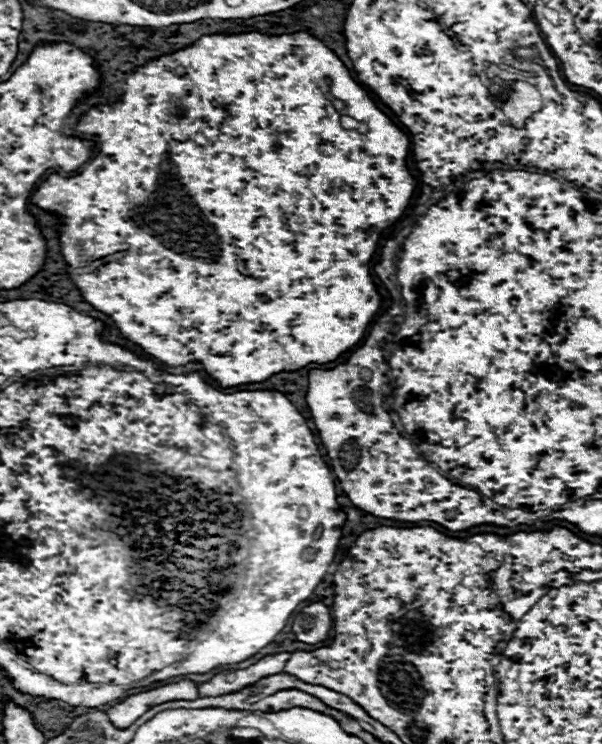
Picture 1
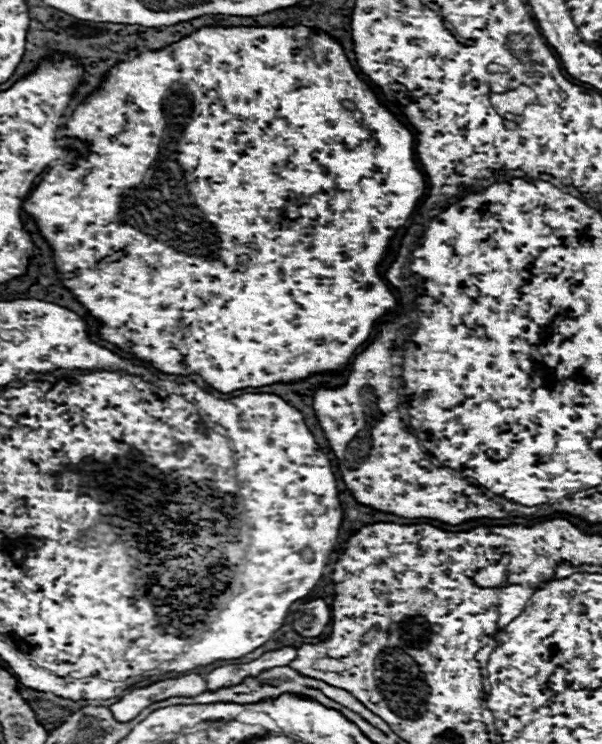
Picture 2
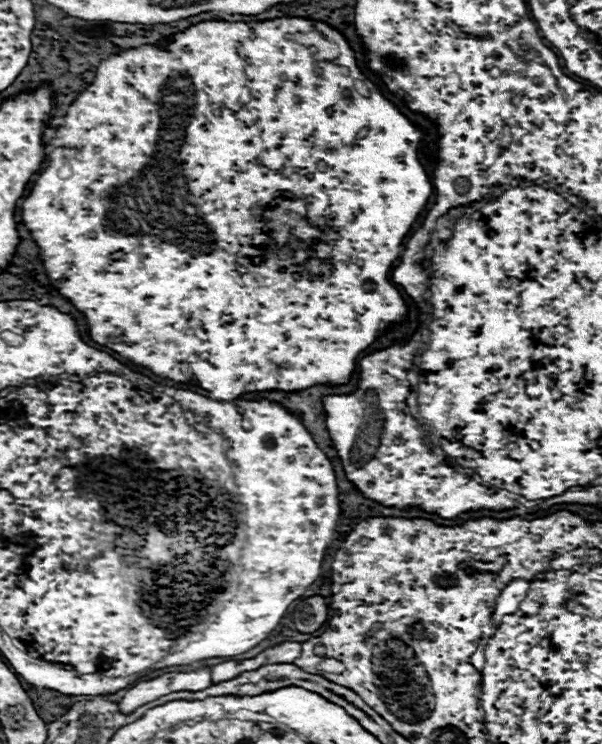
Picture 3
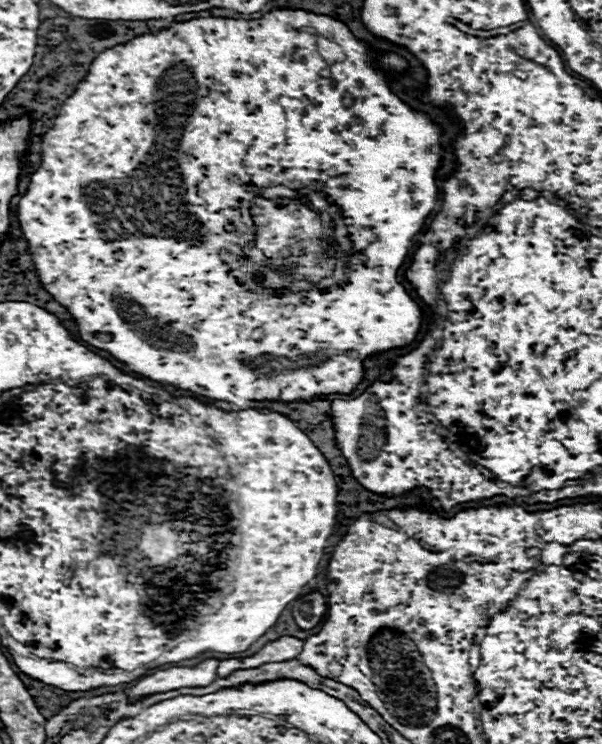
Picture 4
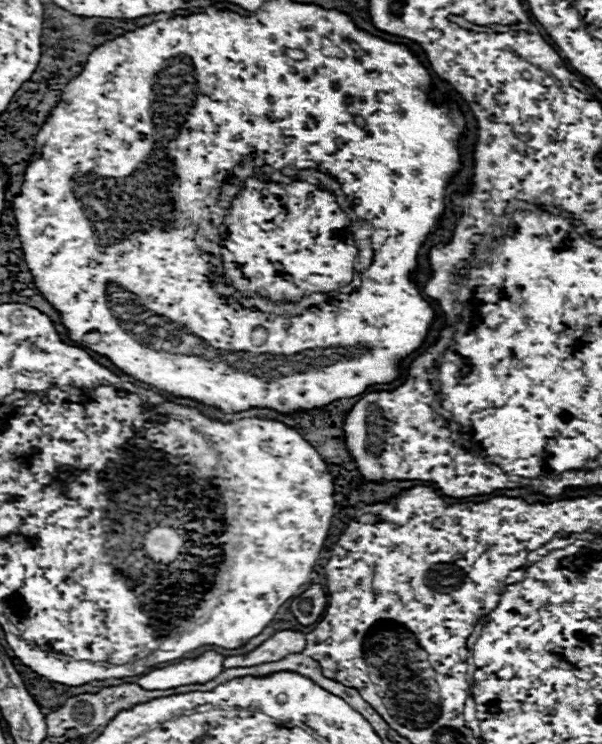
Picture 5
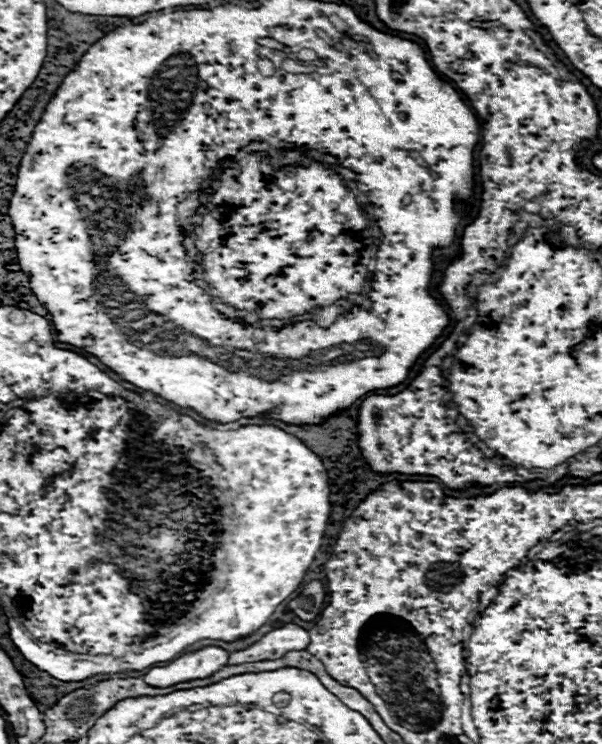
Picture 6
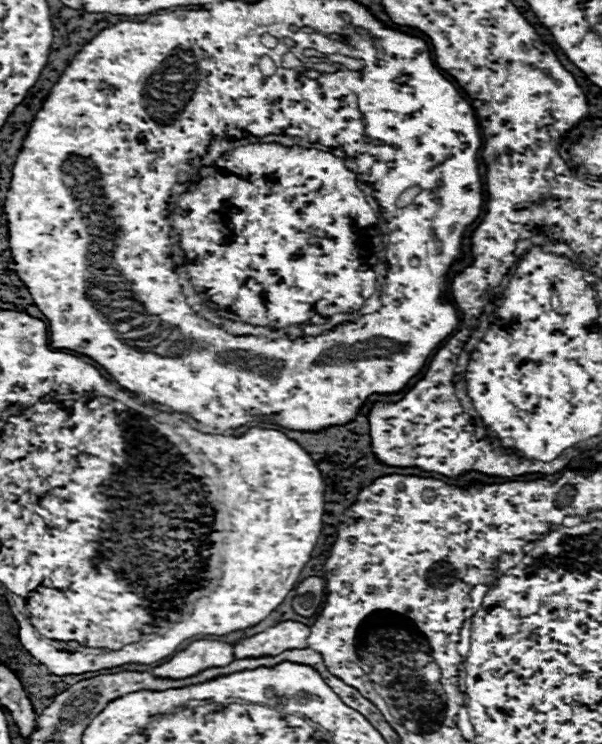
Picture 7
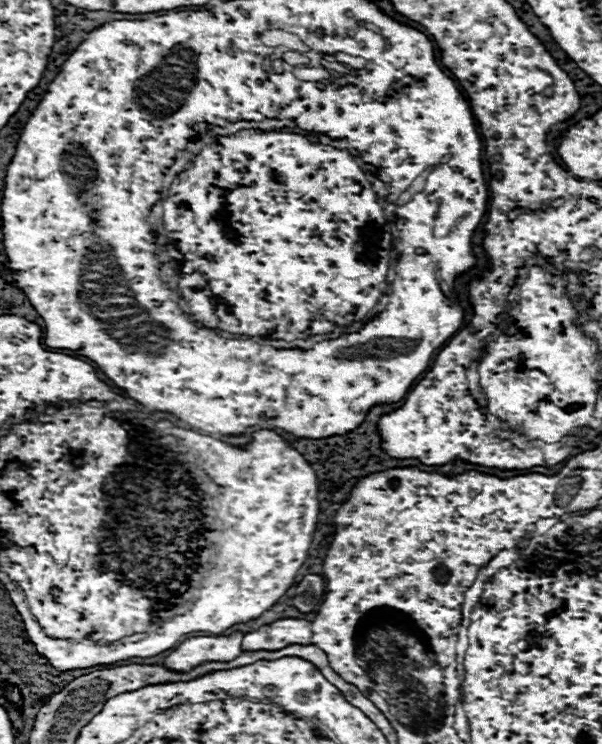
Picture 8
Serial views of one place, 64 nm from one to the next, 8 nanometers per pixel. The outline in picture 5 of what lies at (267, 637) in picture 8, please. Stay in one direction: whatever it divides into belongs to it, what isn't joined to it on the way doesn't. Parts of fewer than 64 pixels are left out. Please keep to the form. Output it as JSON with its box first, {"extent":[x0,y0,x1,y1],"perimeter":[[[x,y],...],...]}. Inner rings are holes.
{"extent":[224,630,306,670],"perimeter":[[[282,630],[270,636],[264,644],[260,644],[256,650],[252,650],[246,656],[230,656],[224,658],[224,670],[236,668],[236,666],[258,666],[264,662],[276,662],[280,658],[286,658],[288,654],[302,652],[306,646],[304,634],[292,632],[292,630]]]}

